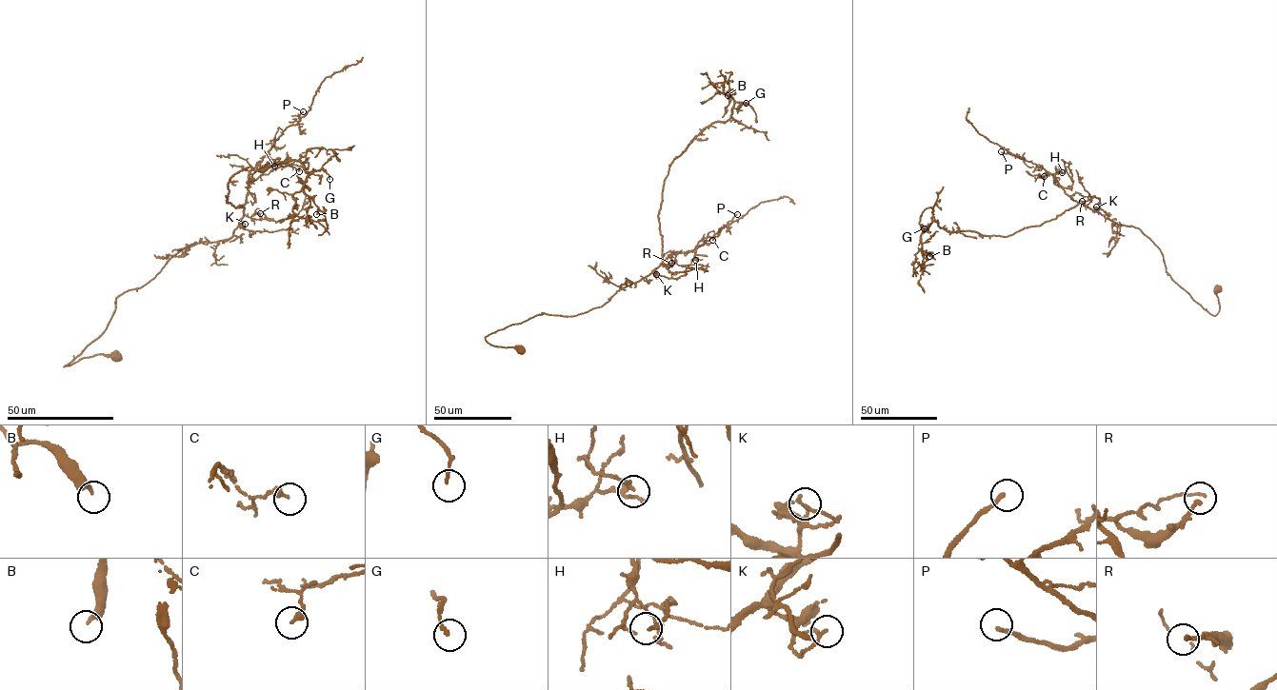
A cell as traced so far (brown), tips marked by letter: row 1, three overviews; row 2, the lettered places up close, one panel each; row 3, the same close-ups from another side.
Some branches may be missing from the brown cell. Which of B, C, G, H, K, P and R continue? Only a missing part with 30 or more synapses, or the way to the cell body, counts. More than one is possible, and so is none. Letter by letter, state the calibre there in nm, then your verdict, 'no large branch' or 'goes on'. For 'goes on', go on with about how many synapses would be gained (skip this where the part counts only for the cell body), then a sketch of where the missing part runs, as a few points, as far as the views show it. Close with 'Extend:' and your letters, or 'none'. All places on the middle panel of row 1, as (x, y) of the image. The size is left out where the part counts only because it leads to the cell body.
B: 300 nm thick; no large branch
C: 280 nm thick; no large branch
G: 130 nm thick; no large branch
H: 170 nm thick; no large branch
K: 120 nm thick; no large branch
P: 200 nm thick; goes on; about 30 synapses; missing branch runs (737, 214), (739, 210), (777, 206), (783, 202)
R: 170 nm thick; no large branch
Extend: P

